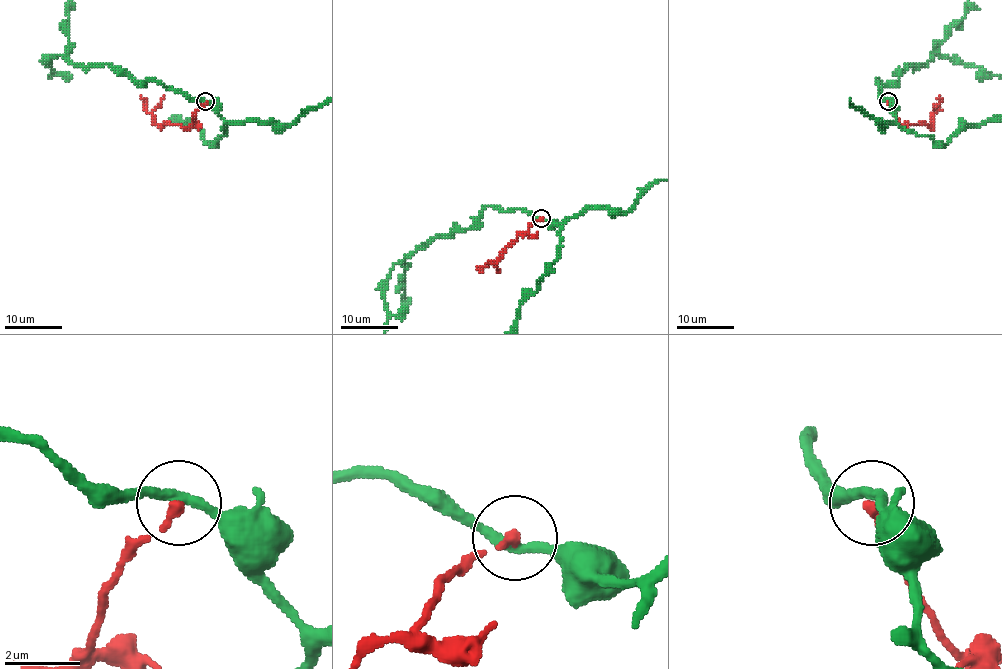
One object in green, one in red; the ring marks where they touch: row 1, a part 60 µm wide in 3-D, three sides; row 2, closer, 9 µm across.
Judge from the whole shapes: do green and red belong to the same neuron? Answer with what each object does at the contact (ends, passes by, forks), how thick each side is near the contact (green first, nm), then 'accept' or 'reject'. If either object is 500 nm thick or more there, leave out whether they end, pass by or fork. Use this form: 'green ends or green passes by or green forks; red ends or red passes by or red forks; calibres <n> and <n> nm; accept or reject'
green passes by; red ends; calibres 280 and 240 nm; reject

